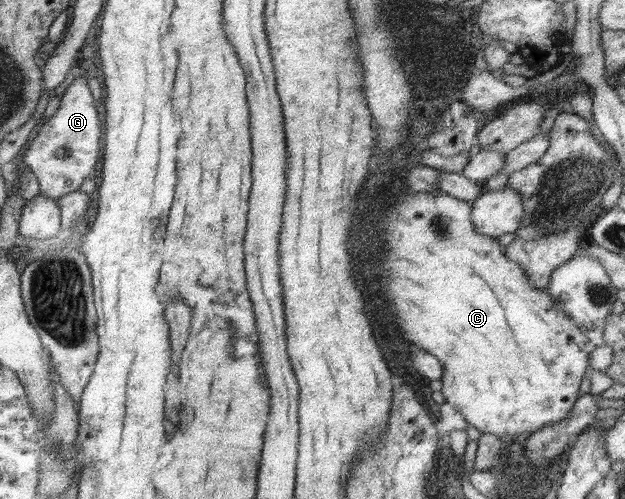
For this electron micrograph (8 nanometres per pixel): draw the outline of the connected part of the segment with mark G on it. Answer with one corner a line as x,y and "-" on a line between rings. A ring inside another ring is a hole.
82,69
81,76
62,94
59,108
39,130
37,138
27,148
22,161
31,169
39,181
39,194
57,201
57,198
81,188
87,176
94,174
99,154
101,154
101,122
99,112
93,105
87,78
93,69
-
65,148
69,154
57,158
57,150

